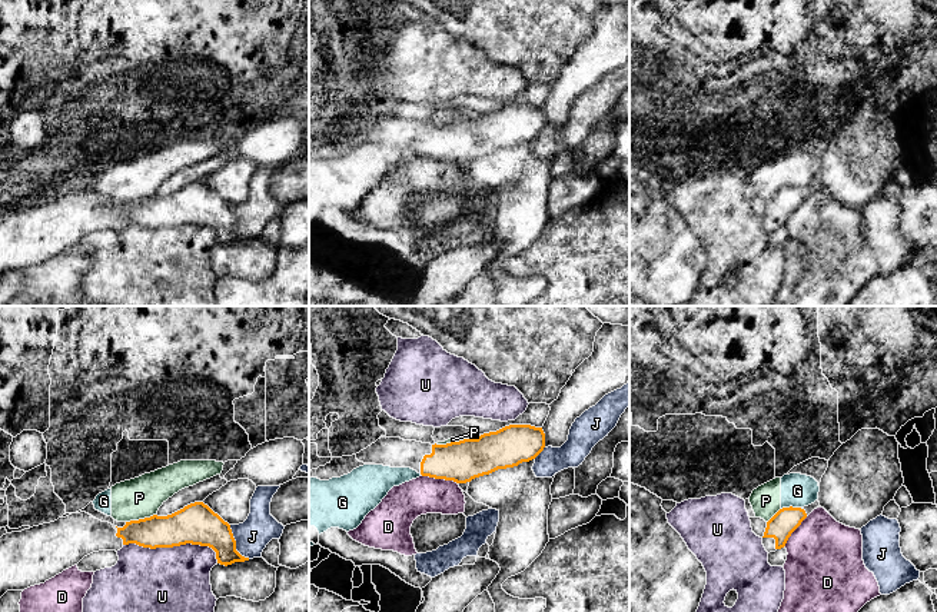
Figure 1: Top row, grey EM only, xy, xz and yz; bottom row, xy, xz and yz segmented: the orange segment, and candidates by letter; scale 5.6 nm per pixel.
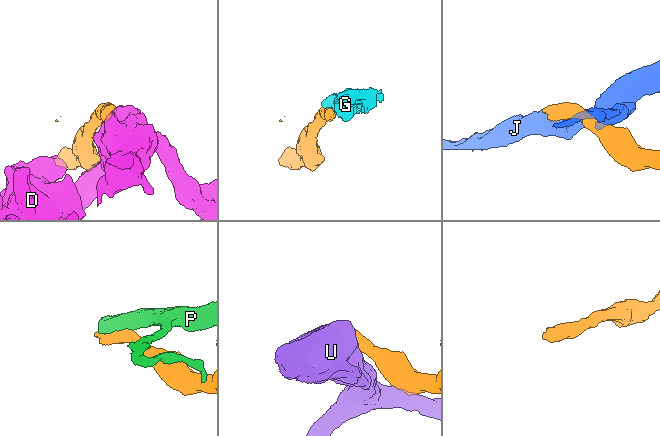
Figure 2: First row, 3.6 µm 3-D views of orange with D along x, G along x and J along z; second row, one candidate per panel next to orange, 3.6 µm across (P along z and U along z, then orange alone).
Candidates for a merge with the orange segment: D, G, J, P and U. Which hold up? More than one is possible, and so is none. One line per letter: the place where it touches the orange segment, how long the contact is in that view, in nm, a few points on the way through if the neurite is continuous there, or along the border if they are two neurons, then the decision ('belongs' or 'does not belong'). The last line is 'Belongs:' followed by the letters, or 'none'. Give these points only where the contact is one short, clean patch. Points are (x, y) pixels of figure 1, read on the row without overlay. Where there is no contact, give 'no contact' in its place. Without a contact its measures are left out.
D: xz (439, 158) | 220 nm | along xz (421, 153), (429, 158), (452, 159), (457, 163) | does not belong
G: yz (790, 186) | 110 nm | along yz (800, 186), (784, 186), (781, 189) | does not belong
J: xy (235, 223) | 220 nm | does not belong
P: xy (140, 199) | 180 nm | does not belong
U: xy (175, 225) | 550 nm | does not belong
Belongs: none

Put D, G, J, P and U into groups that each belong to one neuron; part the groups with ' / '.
D / G P / J / U

